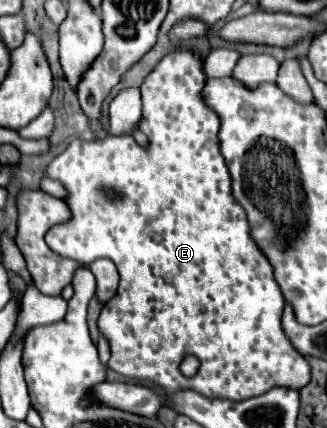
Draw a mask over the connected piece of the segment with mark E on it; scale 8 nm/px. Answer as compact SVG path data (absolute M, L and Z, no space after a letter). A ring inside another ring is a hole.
M170 52L168 56L162 58L162 62L148 74L144 84L140 86L142 90L142 118L138 122L138 128L150 138L150 148L140 148L130 134L122 136L112 136L108 134L102 140L74 140L60 156L56 156L48 168L46 176L52 180L58 180L64 184L68 196L64 198L66 206L70 208L70 218L62 224L56 224L48 230L46 234L46 244L60 256L78 260L78 262L88 262L88 260L98 260L98 258L108 258L116 264L118 274L120 274L120 286L118 294L104 304L100 316L98 316L98 330L100 334L108 340L110 344L110 360L108 368L132 378L132 380L146 380L156 386L160 386L168 396L174 396L180 390L194 390L198 394L204 394L206 398L220 398L220 400L248 400L260 394L266 394L274 386L284 386L287 388L302 389L310 381L310 366L304 360L304 356L296 354L294 346L288 342L286 334L282 332L280 318L282 318L282 308L284 300L280 294L280 288L272 276L272 266L264 258L264 254L256 248L254 240L250 238L248 232L248 222L246 222L246 212L240 208L240 204L232 198L230 192L230 174L224 164L224 158L220 154L218 146L218 116L202 102L200 90L206 82L206 76L202 72L202 60L194 52ZM184 356L196 356L200 360L200 368L196 376L186 378L180 372L180 362Z

